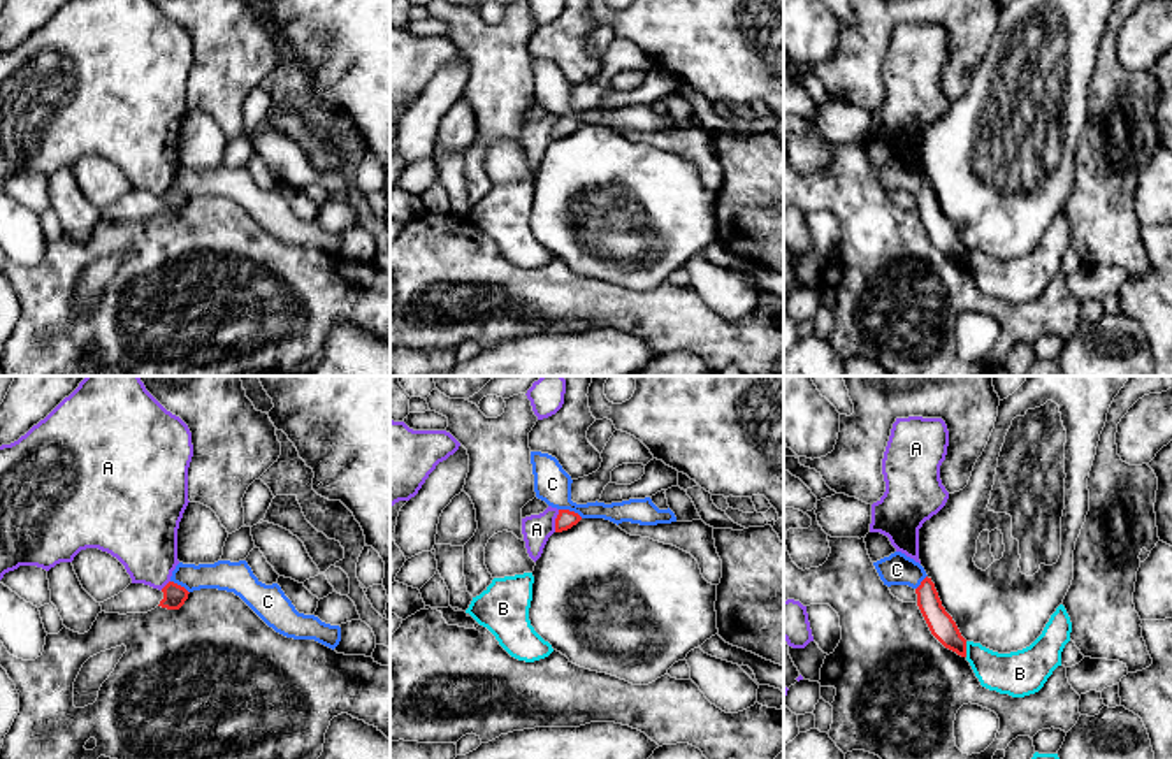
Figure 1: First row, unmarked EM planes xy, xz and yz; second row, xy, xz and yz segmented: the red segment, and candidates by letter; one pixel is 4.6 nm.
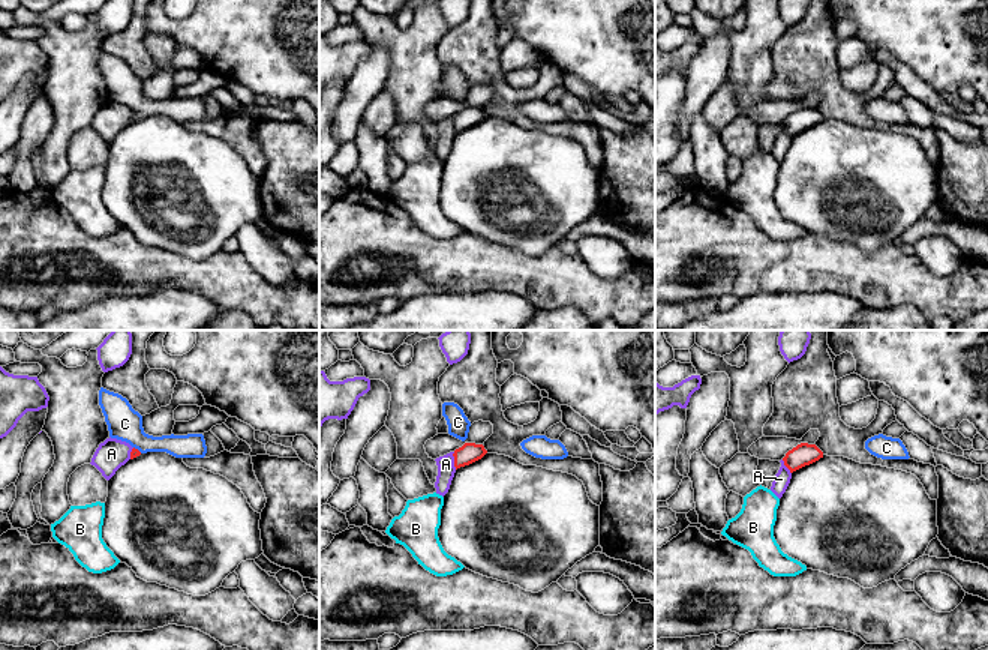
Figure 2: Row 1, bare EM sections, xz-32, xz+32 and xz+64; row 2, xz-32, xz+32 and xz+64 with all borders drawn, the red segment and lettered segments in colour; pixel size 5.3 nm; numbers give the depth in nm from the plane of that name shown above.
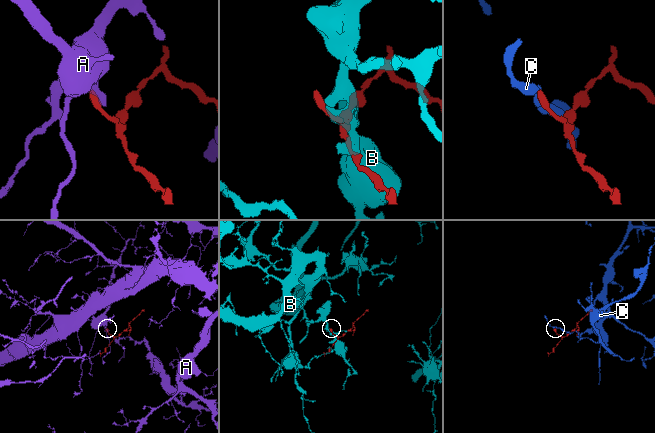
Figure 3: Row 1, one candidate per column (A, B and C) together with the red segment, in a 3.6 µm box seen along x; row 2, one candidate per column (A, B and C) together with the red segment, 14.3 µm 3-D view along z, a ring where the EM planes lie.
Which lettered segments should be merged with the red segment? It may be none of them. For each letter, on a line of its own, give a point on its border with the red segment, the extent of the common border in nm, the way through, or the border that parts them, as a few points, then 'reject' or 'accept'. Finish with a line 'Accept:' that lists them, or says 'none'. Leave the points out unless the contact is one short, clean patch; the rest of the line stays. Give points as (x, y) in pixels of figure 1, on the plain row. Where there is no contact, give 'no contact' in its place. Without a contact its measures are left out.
A: contact xz (556, 127); length 110 nm; reject
B: contact yz (965, 255); length 70 nm; reject
C: contact xz (571, 118); length 120 nm; reject
Accept: none

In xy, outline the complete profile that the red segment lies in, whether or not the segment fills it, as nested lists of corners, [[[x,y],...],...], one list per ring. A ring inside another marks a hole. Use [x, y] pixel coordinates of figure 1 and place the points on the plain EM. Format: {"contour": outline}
{"contour": [[[169,188],[163,195],[163,206],[160,207],[158,213],[167,214],[167,216],[179,216],[184,207],[188,206],[188,197],[174,188]]]}

